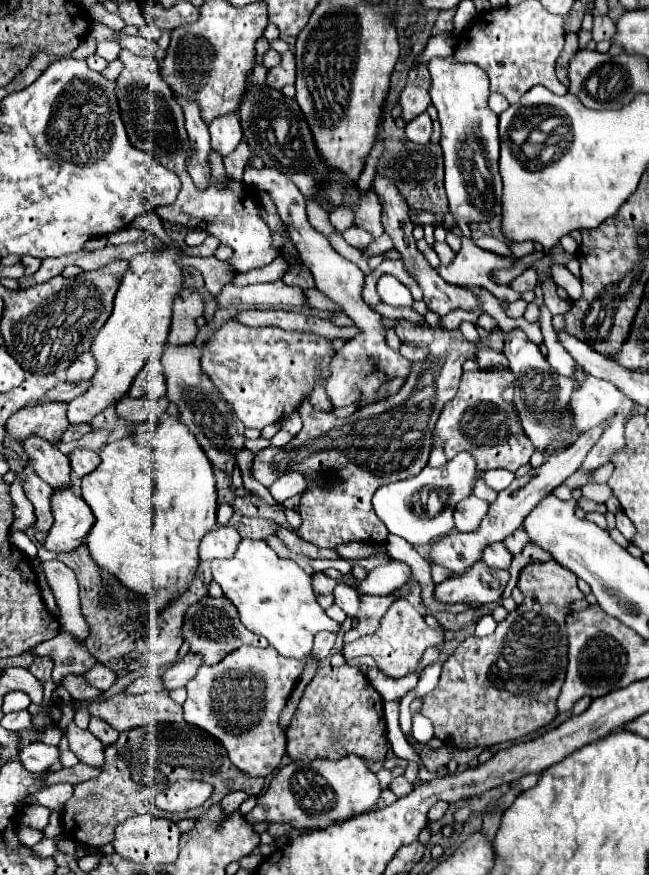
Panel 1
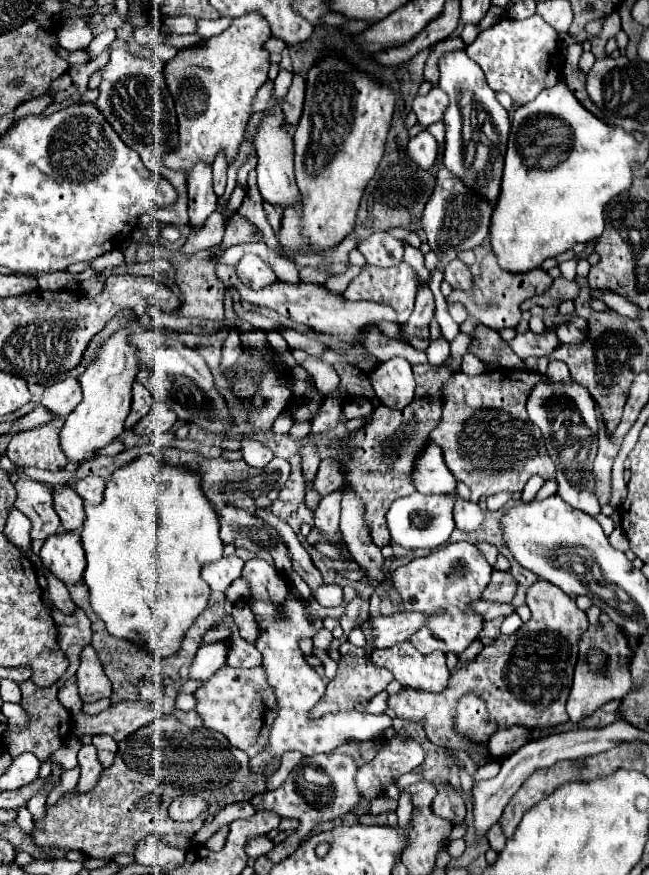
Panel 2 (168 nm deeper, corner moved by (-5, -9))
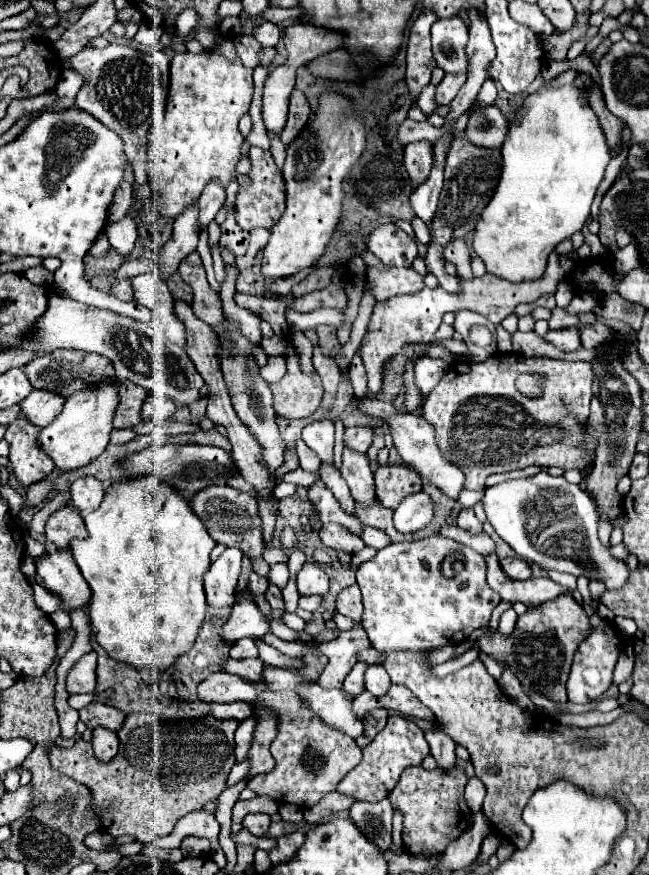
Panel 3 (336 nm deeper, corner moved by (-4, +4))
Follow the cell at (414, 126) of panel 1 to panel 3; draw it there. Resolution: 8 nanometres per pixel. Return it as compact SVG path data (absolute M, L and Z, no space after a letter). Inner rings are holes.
M414 142L404 148L404 166L410 176L410 188L416 190L428 178L432 168L430 142Z

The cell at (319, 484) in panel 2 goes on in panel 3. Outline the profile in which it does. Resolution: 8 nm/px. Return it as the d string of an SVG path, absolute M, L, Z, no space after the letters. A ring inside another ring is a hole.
M354 426L354 428L346 428L344 432L346 446L358 452L366 452L372 440L374 440L374 430L370 426Z

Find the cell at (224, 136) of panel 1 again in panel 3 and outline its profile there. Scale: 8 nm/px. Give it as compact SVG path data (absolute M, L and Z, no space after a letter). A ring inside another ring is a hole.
M210 182L202 190L200 200L198 200L198 208L200 208L200 228L206 228L214 220L214 216L222 208L224 200L226 200L226 192L216 182Z

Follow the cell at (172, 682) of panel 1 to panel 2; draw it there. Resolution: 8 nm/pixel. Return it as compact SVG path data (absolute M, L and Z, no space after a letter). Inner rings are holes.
M221 641L199 647L189 667L189 679L207 681L211 675L215 675L215 671L219 671L225 665L225 657L227 657L227 649Z

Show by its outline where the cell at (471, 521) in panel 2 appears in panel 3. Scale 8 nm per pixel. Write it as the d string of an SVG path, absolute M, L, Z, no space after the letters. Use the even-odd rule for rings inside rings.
M362 398L362 400L356 400L356 408L362 412L362 414L368 414L368 416L380 416L384 422L390 424L392 428L392 436L394 436L394 444L400 452L400 456L404 458L404 462L412 464L414 470L422 476L426 476L434 486L438 486L448 498L452 500L458 500L458 494L462 492L462 484L464 484L464 474L460 468L452 466L450 462L442 460L440 456L440 450L436 446L436 440L434 440L434 430L432 426L416 416L416 414L402 414L402 412L396 412L394 406L390 402L382 402L382 400L370 400L370 398Z

